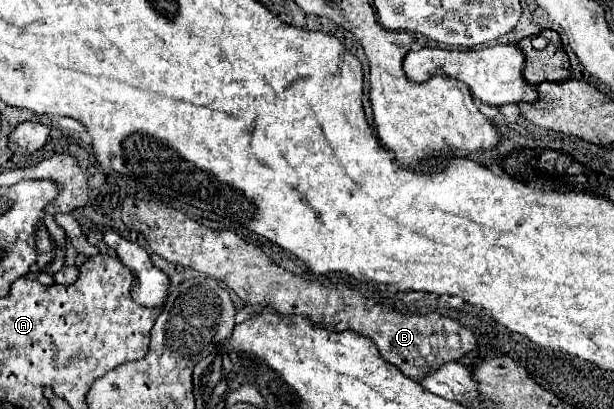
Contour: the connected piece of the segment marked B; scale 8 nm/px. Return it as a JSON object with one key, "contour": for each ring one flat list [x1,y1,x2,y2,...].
{"contour":[[129,197,121,205,121,219,129,229,141,233,147,239,153,253,161,255,169,263,193,267,211,279,223,281,247,303,273,305,273,309,281,315,307,315,309,319,331,327,333,331,351,329,371,339,377,345,381,357,411,379,423,377,423,373,443,365,443,361,457,361,475,347,473,333,449,317,437,313,415,314,412,317,401,315,345,285,323,285,319,281,307,281,275,265,259,247,243,241,237,233,207,229,177,209]]}

